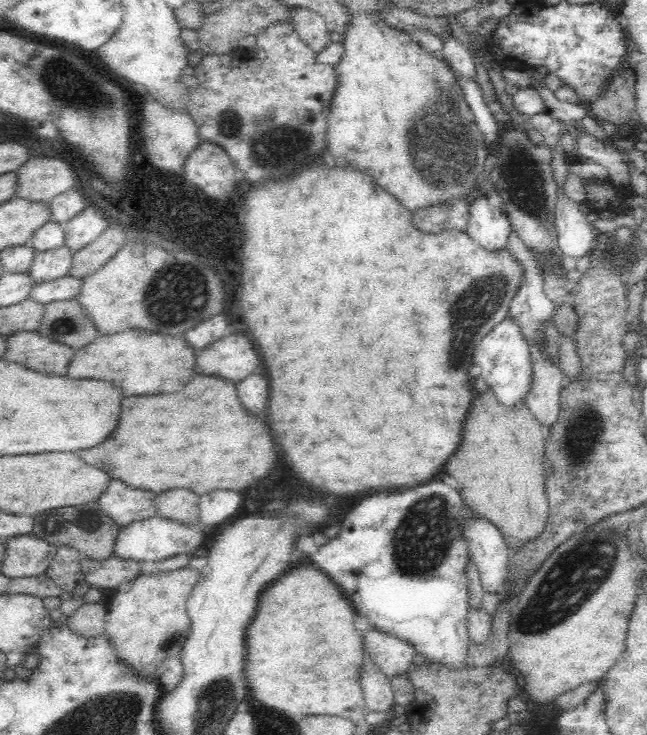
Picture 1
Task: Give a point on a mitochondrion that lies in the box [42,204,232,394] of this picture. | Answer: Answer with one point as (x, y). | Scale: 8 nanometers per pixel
(170, 301)

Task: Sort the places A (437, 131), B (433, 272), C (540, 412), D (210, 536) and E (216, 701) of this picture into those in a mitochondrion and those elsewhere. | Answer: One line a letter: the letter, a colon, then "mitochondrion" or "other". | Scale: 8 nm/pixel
A: mitochondrion
B: other
C: other
D: other
E: mitochondrion

